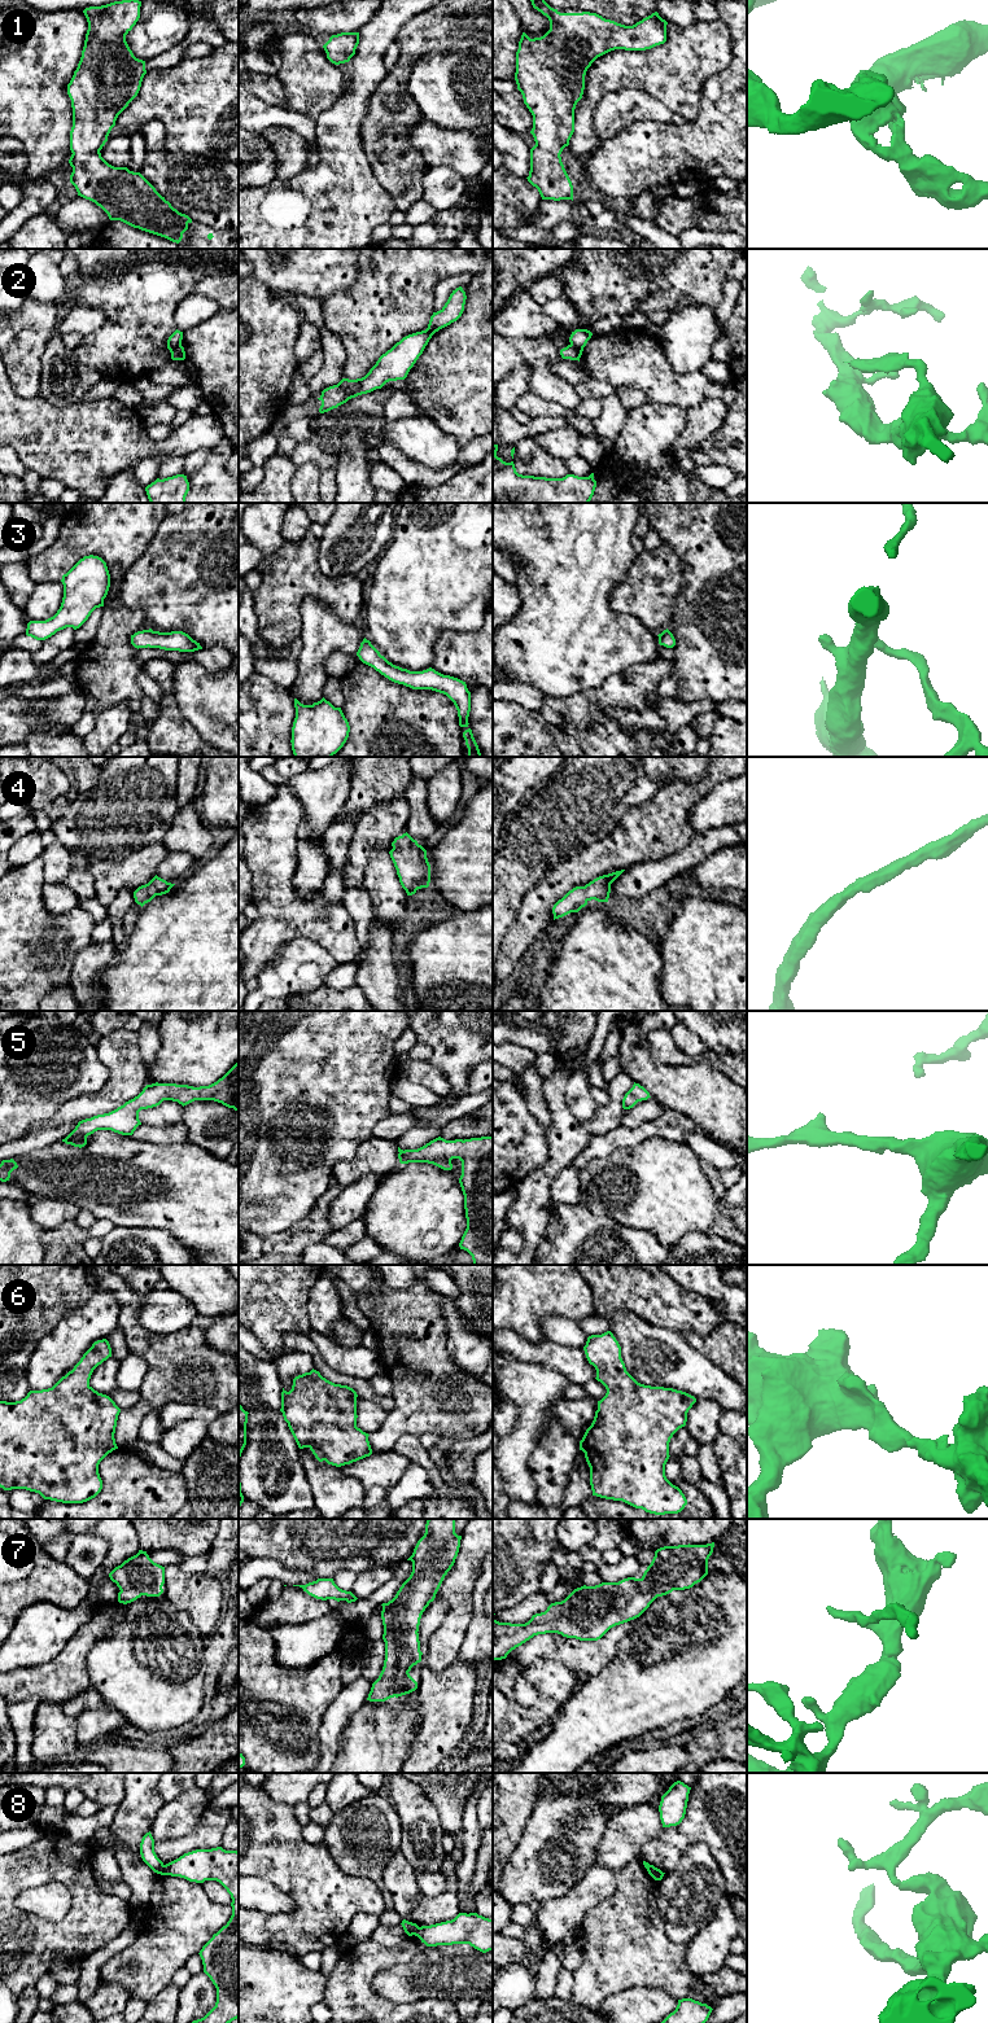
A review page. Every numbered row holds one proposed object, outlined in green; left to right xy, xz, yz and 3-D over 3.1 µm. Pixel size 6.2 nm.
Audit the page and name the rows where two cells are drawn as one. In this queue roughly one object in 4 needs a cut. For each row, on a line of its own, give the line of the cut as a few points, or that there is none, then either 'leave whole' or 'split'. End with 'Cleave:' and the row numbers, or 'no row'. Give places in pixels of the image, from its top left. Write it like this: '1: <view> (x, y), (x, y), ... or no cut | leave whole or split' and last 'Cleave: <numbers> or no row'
1: no cut | leave whole
2: yz (571, 344), (580, 357) | split
3: no cut | leave whole
4: no cut | leave whole
5: no cut | leave whole
6: no cut | leave whole
7: no cut | leave whole
8: xy (164, 1865), (158, 1873) | split
Cleave: 2, 8

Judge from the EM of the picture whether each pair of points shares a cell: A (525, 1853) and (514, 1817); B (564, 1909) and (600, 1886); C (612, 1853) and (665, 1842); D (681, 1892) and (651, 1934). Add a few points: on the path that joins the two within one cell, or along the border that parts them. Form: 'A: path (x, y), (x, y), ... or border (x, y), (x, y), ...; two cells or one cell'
A: border (533, 1808), (519, 1843), (507, 1862); two cells
B: path (573, 1905), (591, 1890); one cell
C: border (663, 1827), (642, 1847), (641, 1859); two cells
D: border (658, 1888), (658, 1913), (664, 1931), (678, 1944); two cells

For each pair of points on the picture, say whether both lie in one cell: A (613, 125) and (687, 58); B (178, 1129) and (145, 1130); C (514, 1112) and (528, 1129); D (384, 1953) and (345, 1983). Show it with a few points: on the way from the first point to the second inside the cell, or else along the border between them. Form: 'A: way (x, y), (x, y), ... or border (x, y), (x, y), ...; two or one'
A: border (617, 91), (642, 90), (672, 112); two
B: way (170, 1133), (153, 1133); one
C: way (515, 1116), (524, 1125); one
D: way (375, 1957), (371, 1957), (354, 1974); one

